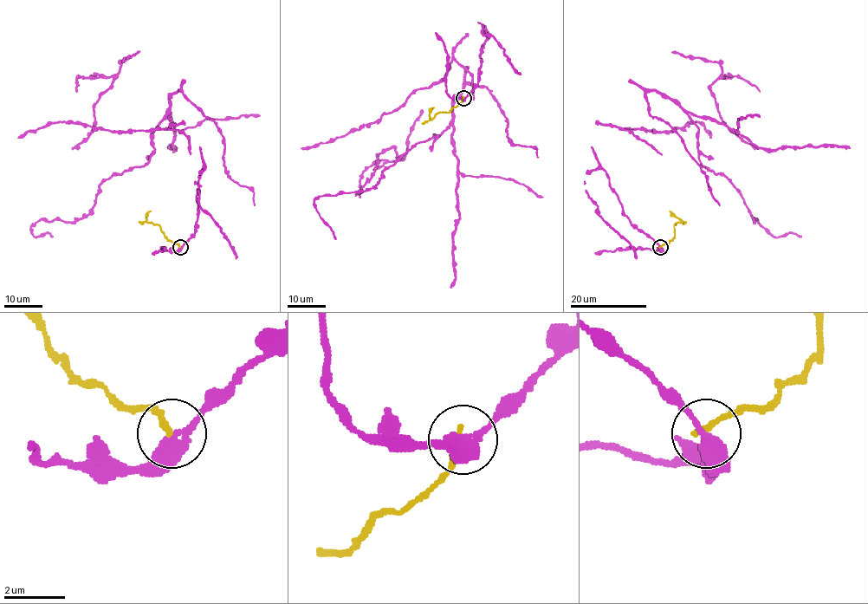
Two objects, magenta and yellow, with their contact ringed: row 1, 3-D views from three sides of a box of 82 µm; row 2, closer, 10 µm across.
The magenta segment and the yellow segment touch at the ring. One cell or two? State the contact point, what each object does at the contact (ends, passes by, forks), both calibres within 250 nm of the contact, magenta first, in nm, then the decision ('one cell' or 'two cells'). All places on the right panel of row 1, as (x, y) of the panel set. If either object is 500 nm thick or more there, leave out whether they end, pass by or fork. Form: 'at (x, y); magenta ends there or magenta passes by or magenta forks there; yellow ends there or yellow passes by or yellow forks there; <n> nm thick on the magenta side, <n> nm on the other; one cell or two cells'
at (660, 247); magenta passes by; yellow ends there; 440 nm thick on the magenta side, 190 nm on the other; two cells

